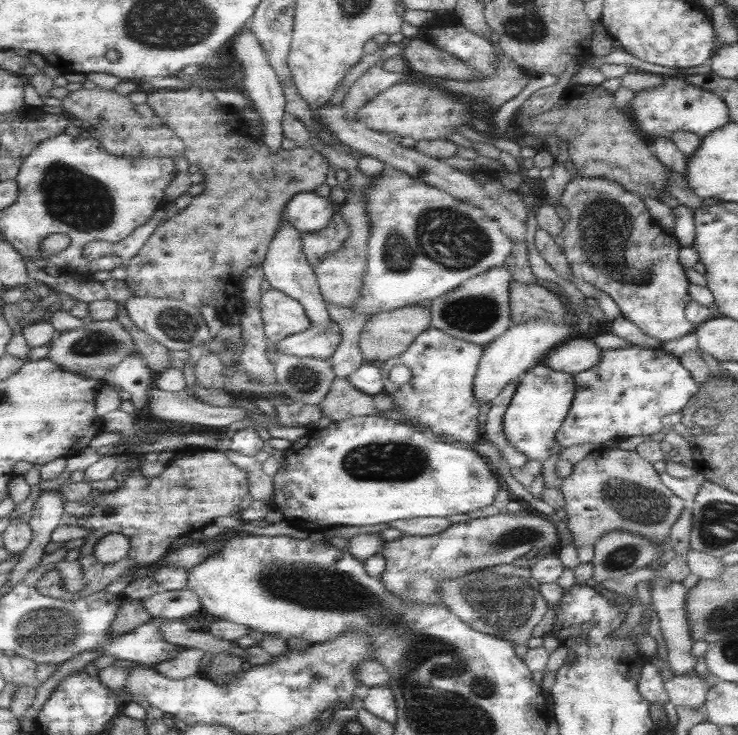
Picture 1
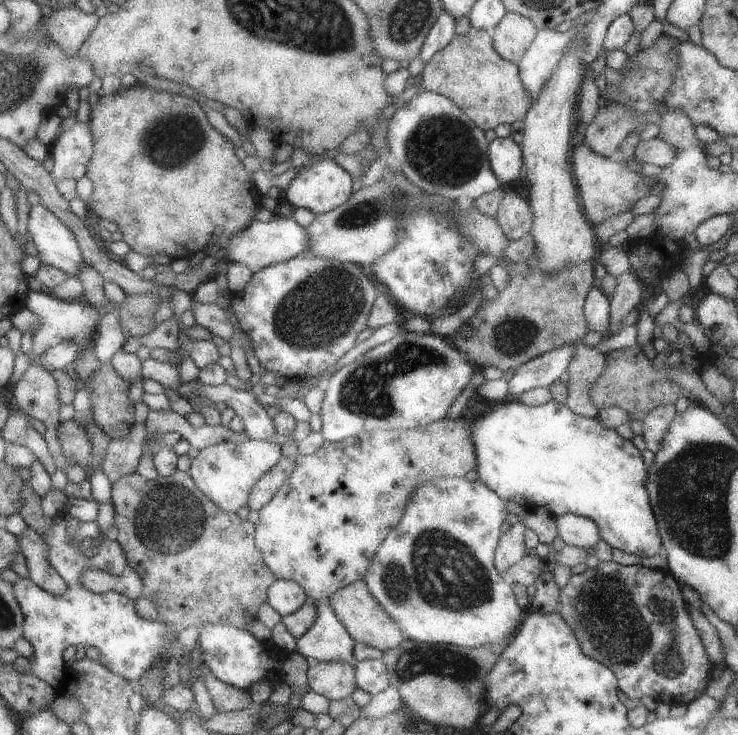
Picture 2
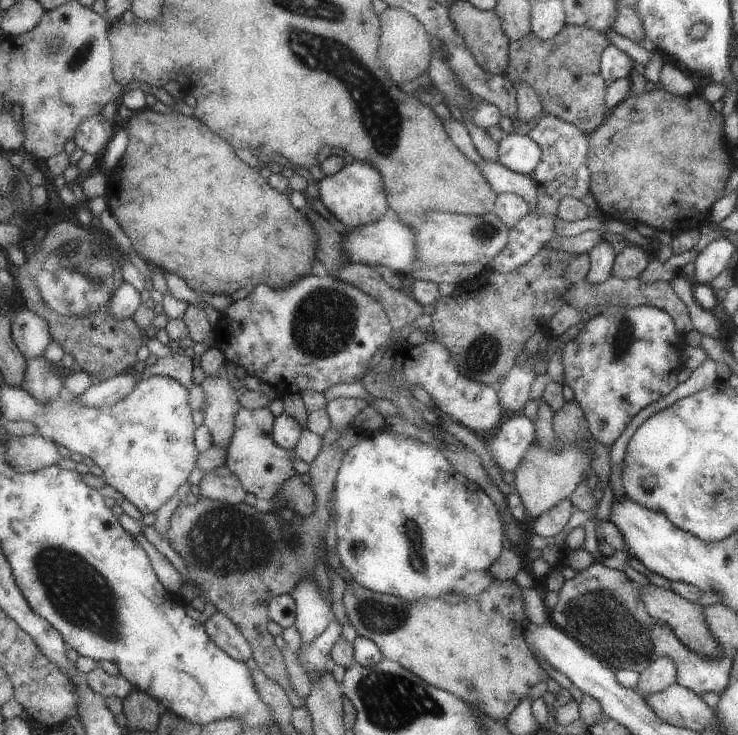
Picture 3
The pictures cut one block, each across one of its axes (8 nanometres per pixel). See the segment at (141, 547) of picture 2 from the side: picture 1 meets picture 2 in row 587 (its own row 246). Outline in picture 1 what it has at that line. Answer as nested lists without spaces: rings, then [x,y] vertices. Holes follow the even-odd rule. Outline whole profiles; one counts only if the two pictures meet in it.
[[[205,87],[152,90],[148,93],[146,102],[185,142],[184,158],[193,166],[199,166],[198,170],[204,173],[204,190],[200,195],[195,195],[188,208],[175,212],[170,219],[159,225],[137,256],[125,262],[128,271],[125,279],[127,286],[135,297],[182,299],[198,308],[211,306],[217,310],[224,323],[239,324],[244,313],[241,299],[243,274],[251,266],[265,262],[269,246],[274,242],[287,206],[290,205],[291,196],[312,192],[324,182],[329,168],[326,158],[313,146],[296,146],[281,151],[269,149],[262,135],[252,136],[247,126],[239,124],[241,112],[237,112],[235,120],[235,114],[229,112],[226,105],[218,102],[213,91]]]

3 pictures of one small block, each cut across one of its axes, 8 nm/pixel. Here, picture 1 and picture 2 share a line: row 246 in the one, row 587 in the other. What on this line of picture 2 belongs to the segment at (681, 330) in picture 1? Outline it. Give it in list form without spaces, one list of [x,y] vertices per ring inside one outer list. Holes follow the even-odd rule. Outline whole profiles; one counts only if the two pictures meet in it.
[[[599,561],[595,568],[570,576],[560,588],[555,612],[575,635],[580,651],[609,668],[615,675],[618,690],[628,699],[649,696],[657,703],[687,705],[704,692],[711,679],[712,664],[684,609],[680,588],[668,570]]]

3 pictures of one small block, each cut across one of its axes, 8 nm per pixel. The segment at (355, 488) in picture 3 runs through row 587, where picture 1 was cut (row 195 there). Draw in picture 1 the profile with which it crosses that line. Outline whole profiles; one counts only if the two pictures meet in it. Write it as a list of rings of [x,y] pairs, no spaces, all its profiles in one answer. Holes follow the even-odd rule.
[[[385,167],[377,179],[365,187],[364,216],[369,224],[367,258],[357,300],[351,311],[369,316],[381,311],[391,311],[419,301],[437,298],[457,288],[467,278],[505,264],[512,243],[501,232],[499,224],[445,191],[427,185],[393,167]]]

